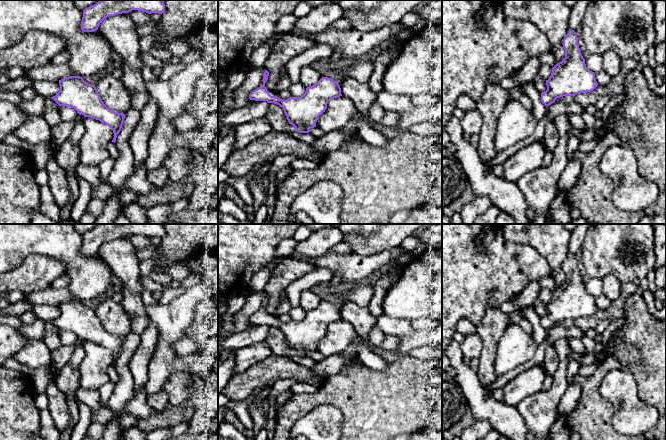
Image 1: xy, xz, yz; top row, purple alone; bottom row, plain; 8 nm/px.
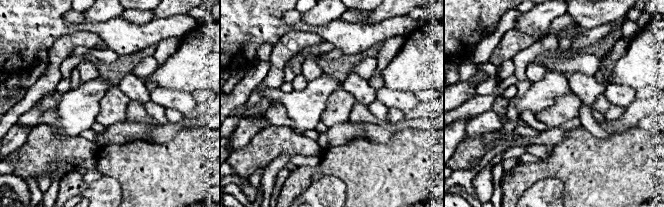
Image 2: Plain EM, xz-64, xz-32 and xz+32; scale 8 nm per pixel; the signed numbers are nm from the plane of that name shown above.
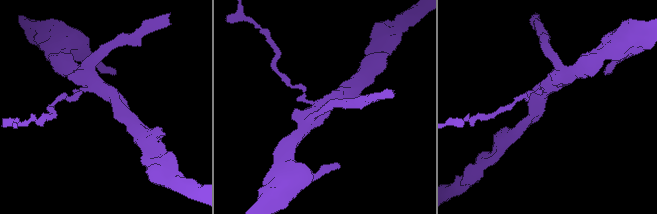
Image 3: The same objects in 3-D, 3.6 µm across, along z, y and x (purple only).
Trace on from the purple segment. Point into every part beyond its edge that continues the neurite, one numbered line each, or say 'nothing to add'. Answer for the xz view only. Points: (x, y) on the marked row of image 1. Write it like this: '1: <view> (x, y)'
nothing to add

